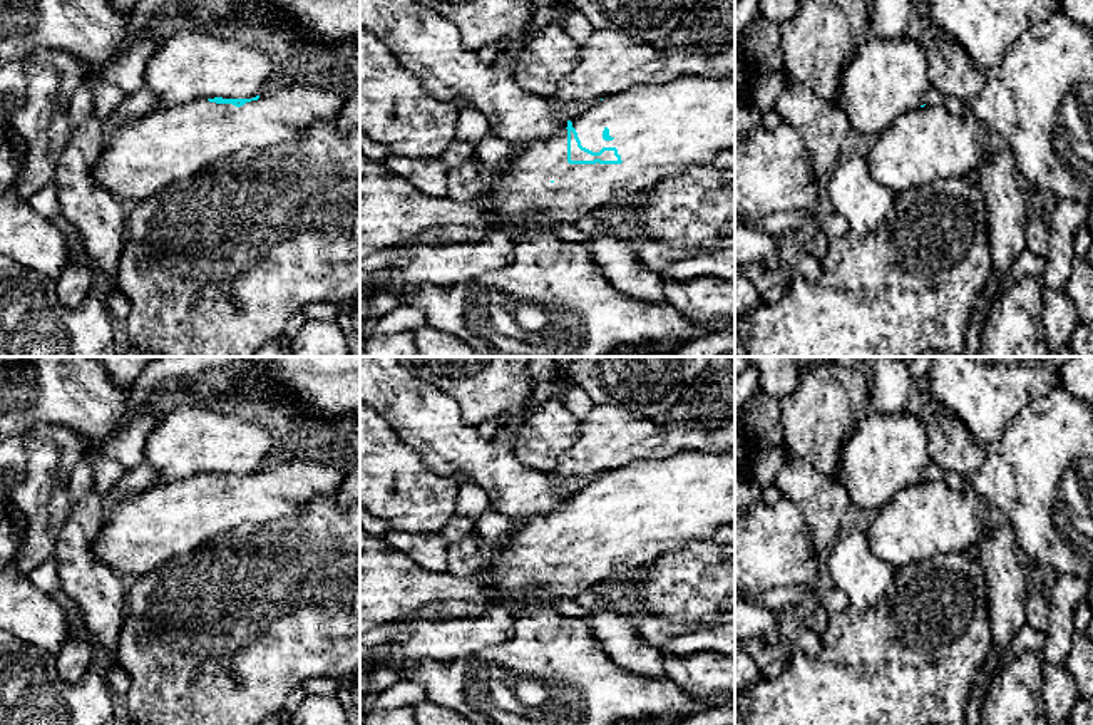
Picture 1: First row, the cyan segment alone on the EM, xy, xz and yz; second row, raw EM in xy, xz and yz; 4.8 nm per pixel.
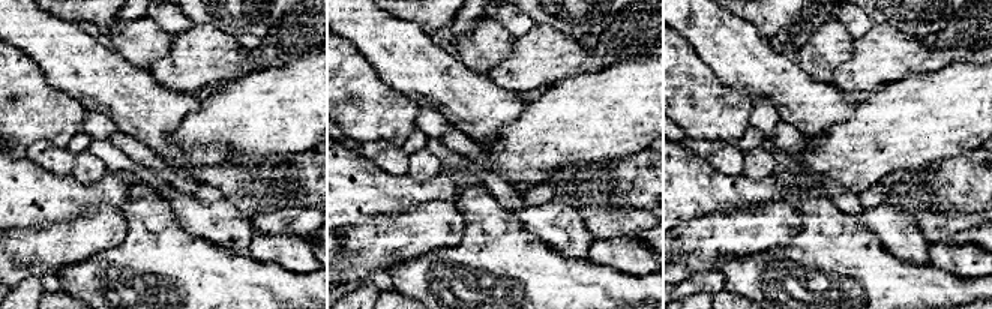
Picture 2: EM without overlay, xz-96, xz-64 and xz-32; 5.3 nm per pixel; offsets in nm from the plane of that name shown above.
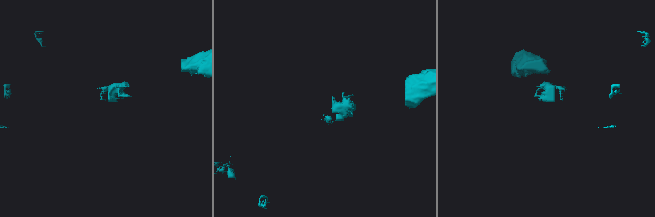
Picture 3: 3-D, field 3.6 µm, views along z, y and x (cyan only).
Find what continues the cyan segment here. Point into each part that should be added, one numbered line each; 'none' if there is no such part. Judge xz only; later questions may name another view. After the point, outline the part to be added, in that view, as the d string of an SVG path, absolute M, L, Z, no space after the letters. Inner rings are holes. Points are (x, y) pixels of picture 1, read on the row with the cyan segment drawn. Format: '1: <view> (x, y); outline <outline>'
1: xz (660, 129); outline M683 75L665 84L639 84L606 95L571 119L581 146L599 152L616 147L621 164L569 164L567 129L549 141L516 151L514 157L487 171L485 216L469 226L430 228L405 246L440 246L480 241L492 229L574 223L596 211L618 211L633 196L691 166L710 166L721 151L735 151L735 77Z

